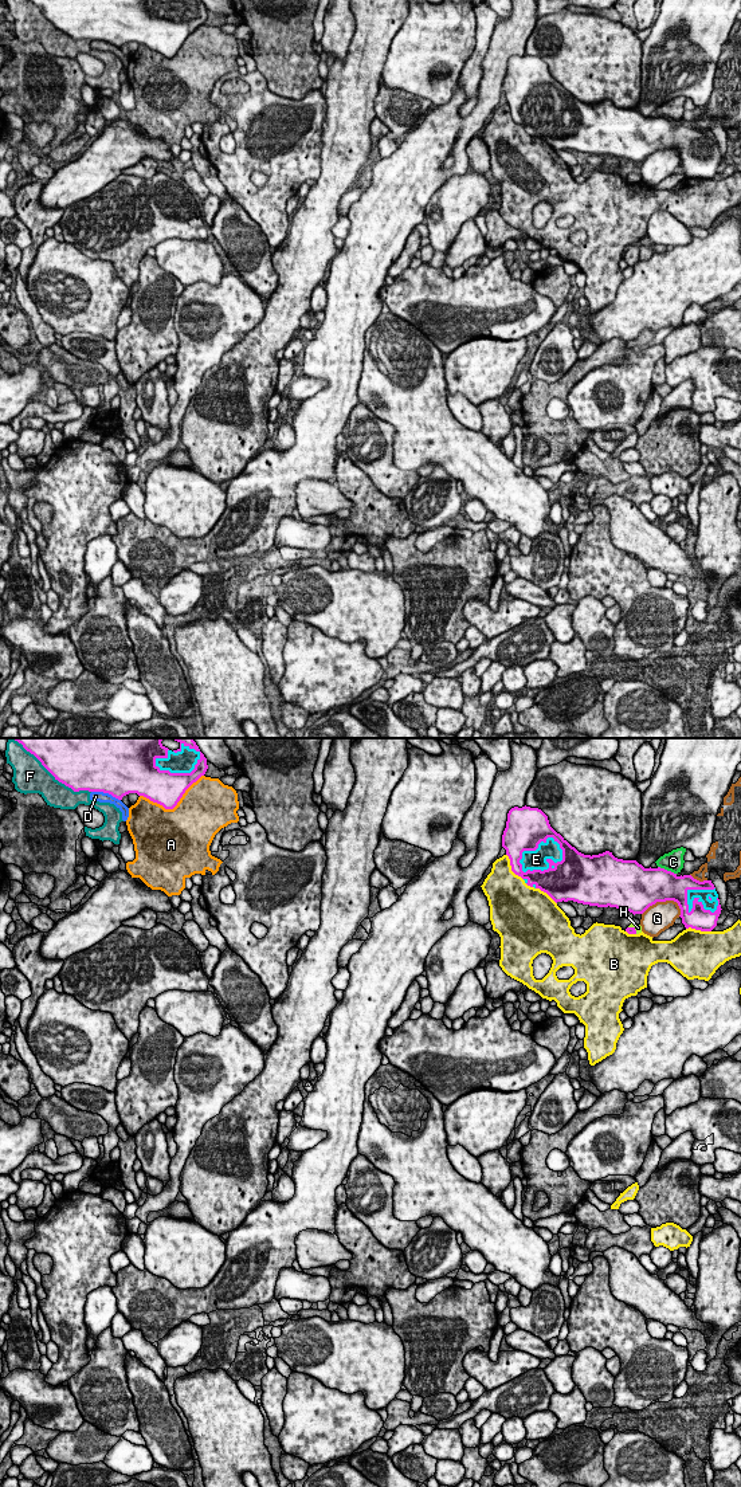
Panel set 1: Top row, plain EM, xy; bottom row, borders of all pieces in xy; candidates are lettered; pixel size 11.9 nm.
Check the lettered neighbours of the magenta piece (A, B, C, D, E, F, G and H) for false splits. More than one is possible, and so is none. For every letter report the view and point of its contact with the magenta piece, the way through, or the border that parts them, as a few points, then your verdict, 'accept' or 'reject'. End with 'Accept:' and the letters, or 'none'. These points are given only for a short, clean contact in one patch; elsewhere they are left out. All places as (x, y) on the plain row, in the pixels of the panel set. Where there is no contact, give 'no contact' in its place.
A: xy (173, 55) | reject
B: xy (512, 116) | reject
C: xy (666, 118) | along xy (658, 114), (675, 122) | reject
D: xy (106, 40) | reject
E: xy (549, 116) | accept
F: xy (59, 30) | reject
G: xy (662, 149) | reject
H: xy (634, 177) | across xy (631, 179), (634, 177), (638, 176) | accept
Accept: E, H

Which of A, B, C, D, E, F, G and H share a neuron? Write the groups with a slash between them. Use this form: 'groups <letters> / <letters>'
groups A / B / C / D / E H / F / G

